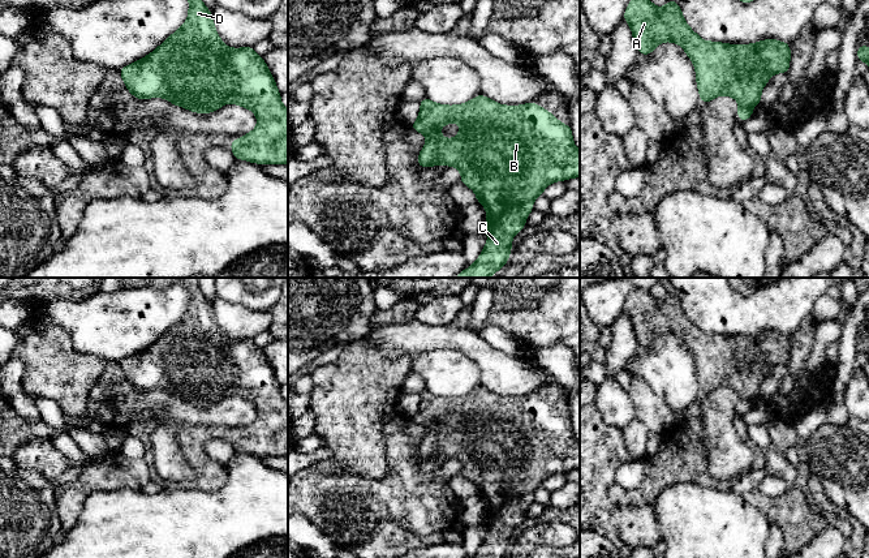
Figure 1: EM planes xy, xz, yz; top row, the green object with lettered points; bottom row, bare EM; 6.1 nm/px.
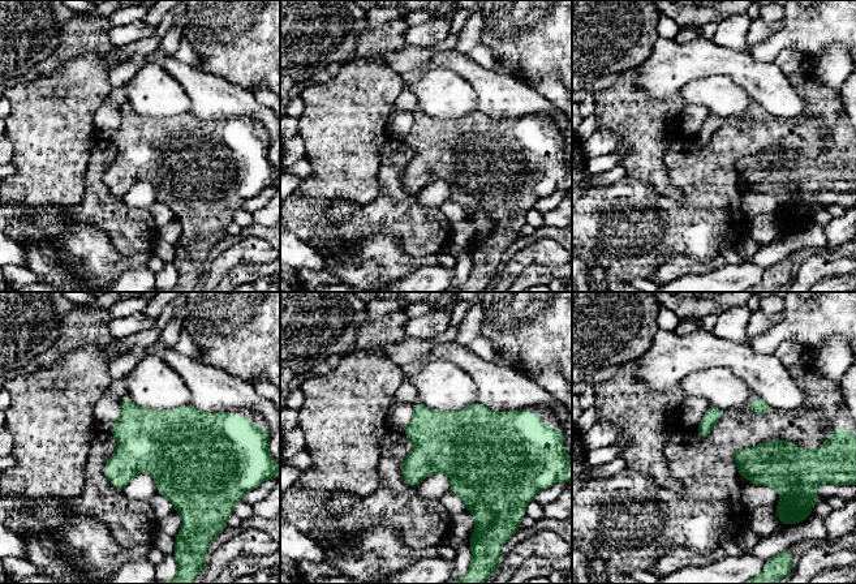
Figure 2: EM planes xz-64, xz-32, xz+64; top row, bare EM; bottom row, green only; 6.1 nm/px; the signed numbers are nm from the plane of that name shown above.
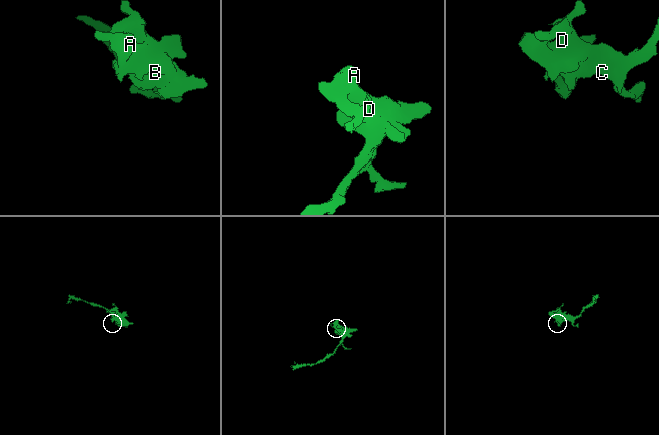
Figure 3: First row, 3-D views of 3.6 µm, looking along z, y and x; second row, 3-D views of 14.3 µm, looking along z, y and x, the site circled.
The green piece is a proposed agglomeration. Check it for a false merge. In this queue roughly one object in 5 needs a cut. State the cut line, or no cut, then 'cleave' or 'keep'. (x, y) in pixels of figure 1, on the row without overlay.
no cut | keep

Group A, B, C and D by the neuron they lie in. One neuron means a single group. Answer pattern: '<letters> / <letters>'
A B C D

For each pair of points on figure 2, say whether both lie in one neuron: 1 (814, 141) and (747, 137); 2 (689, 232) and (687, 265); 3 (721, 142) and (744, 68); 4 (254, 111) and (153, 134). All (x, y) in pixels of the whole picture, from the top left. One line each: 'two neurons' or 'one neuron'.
1: one neuron
2: two neurons
3: two neurons
4: two neurons

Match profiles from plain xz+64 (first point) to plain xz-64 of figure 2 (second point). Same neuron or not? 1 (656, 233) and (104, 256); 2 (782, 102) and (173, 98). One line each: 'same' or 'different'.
1: different
2: different

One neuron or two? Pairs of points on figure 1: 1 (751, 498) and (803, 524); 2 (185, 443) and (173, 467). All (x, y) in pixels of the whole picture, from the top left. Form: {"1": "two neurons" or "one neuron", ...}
{"1": "one neuron", "2": "two neurons"}

